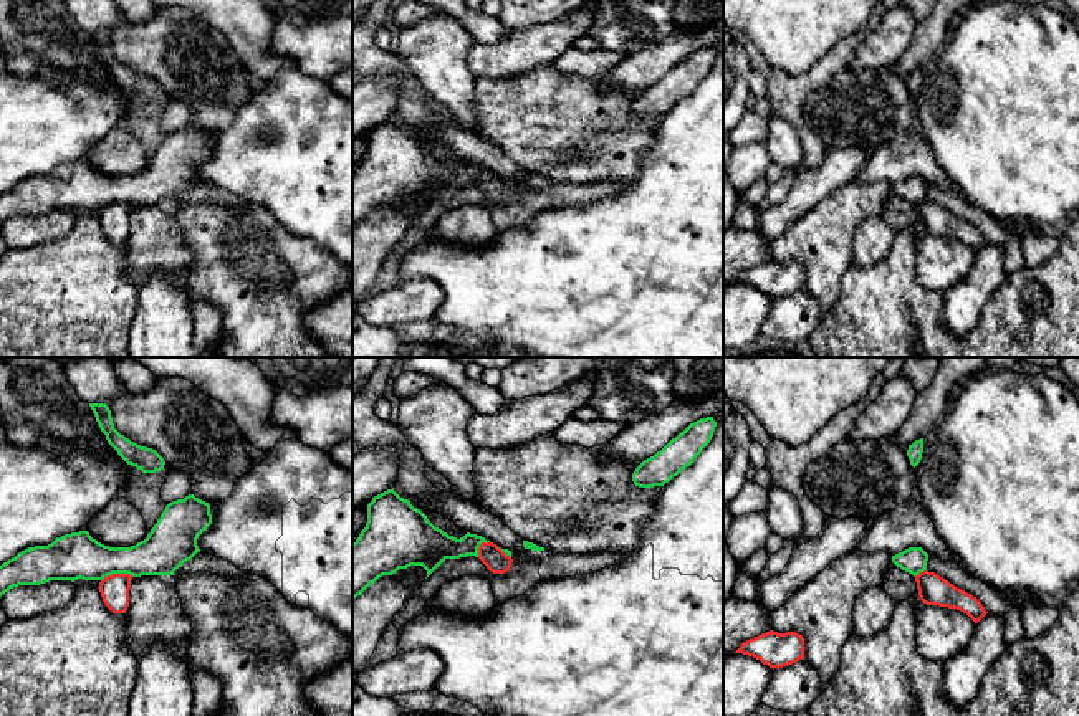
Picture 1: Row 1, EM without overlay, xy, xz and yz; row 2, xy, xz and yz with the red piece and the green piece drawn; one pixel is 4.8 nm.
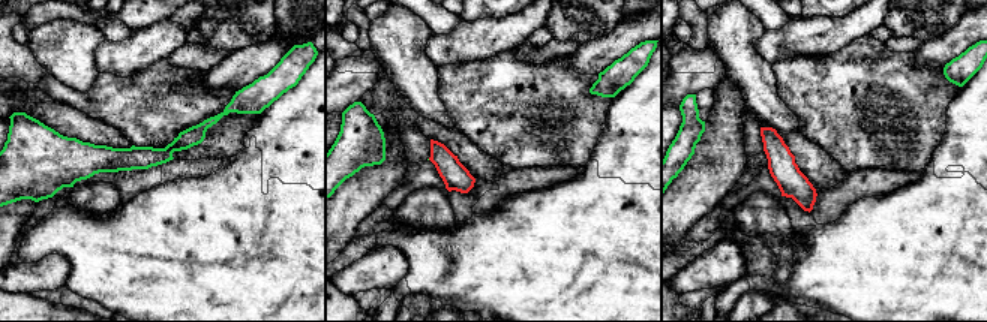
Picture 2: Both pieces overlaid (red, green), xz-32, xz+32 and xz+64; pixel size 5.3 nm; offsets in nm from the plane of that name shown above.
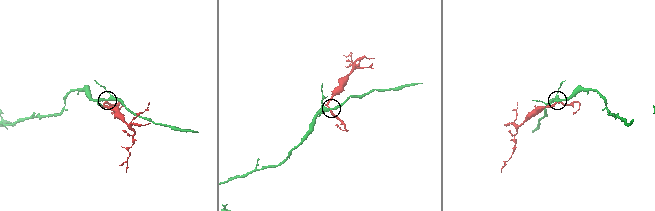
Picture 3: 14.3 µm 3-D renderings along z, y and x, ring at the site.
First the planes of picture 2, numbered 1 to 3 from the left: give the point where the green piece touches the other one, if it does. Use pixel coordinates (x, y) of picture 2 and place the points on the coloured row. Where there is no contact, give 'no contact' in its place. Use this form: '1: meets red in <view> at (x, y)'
1: no contact
2: no contact
3: no contact

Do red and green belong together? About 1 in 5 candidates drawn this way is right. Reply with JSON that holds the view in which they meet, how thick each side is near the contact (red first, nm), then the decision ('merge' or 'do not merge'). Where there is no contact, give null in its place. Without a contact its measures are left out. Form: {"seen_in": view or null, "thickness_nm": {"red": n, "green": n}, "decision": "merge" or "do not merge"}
{"seen_in": "xy", "thickness_nm": {"red": 140, "green": 220}, "decision": "do not merge"}

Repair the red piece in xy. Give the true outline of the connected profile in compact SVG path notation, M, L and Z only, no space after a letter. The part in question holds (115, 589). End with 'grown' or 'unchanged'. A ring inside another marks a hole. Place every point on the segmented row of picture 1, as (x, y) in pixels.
M113 574L99 582L98 589L103 602L113 613L126 613L129 607L131 580L132 575L129 574Z; unchanged

